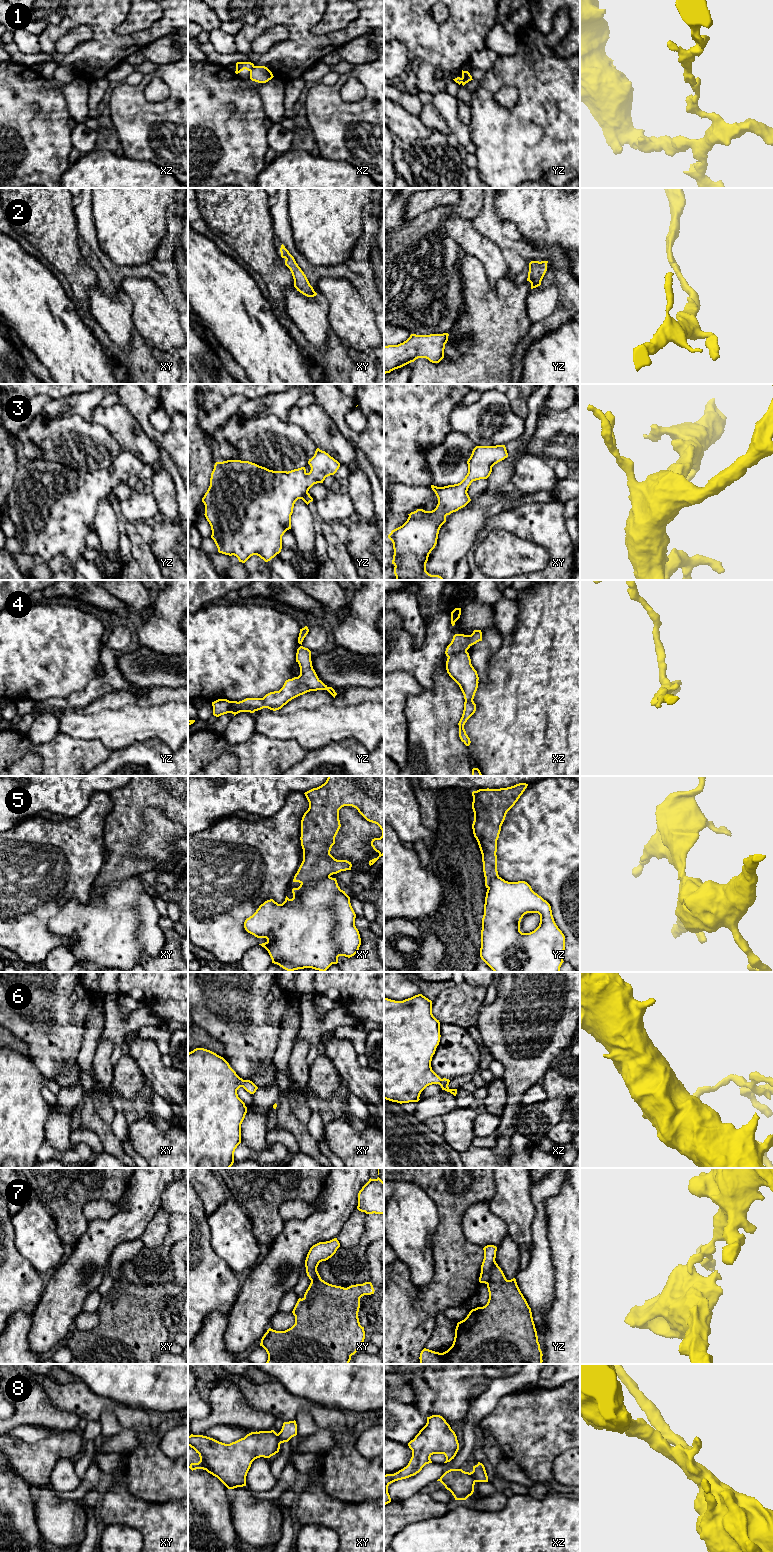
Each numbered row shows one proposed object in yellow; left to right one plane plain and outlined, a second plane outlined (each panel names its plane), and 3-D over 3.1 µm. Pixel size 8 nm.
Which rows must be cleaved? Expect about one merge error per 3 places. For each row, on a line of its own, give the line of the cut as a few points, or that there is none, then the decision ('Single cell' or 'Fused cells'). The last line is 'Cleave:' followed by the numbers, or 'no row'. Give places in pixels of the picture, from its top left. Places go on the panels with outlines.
1: Split along xz (253, 65), (249, 70). Fused cells
2: No split. Single cell
3: No split. Single cell
4: No split. Single cell
5: Split along xy (329, 876), (314, 878), (301, 883). Fused cells
6: No split. Single cell
7: Split along yz (496, 1263), (486, 1283). Fused cells
8: Split along xz (471, 1472), (475, 1481). Fused cells
Cleave: 1, 5, 7, 8

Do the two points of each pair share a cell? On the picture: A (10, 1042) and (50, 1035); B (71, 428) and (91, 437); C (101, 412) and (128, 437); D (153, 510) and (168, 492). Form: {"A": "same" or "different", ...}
{"A": "different", "B": "same", "C": "same", "D": "different"}

